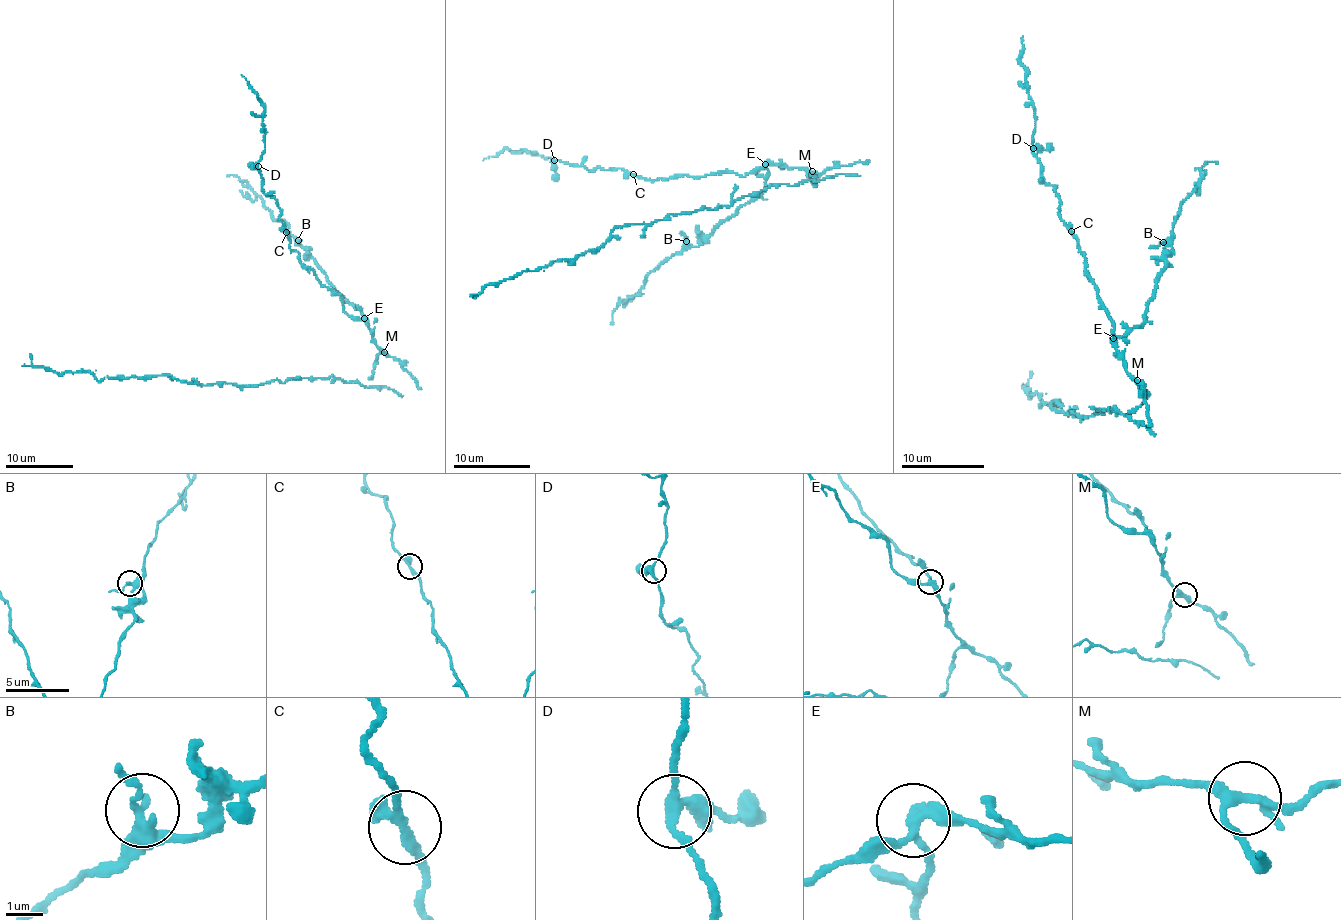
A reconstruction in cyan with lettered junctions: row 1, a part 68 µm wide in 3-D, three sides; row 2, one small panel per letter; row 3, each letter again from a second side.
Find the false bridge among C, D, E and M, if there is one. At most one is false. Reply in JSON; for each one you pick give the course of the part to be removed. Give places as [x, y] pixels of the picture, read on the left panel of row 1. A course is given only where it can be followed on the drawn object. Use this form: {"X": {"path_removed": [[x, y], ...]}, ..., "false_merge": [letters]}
{"E": {"path_removed": [[364, 318], [329, 284], [324, 270], [288, 226], [274, 219], [261, 197], [240, 178], [227, 176]]}, "false_merge": ["E"]}

